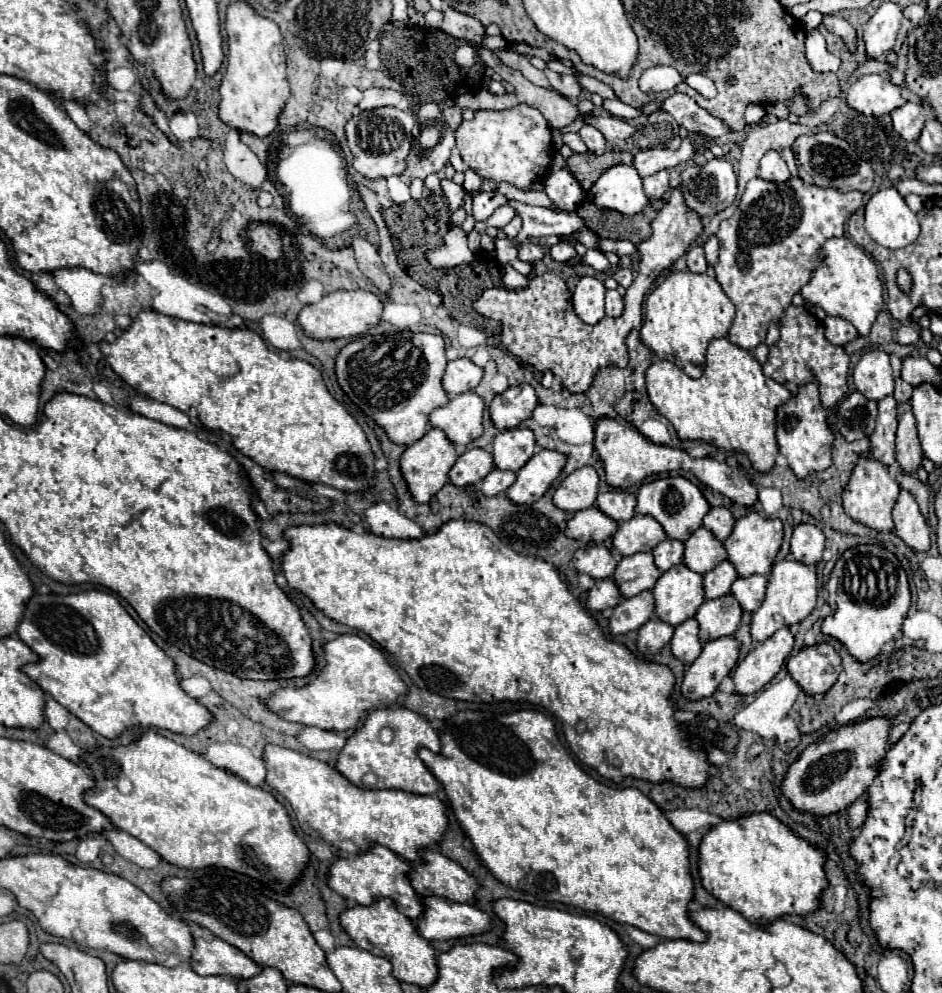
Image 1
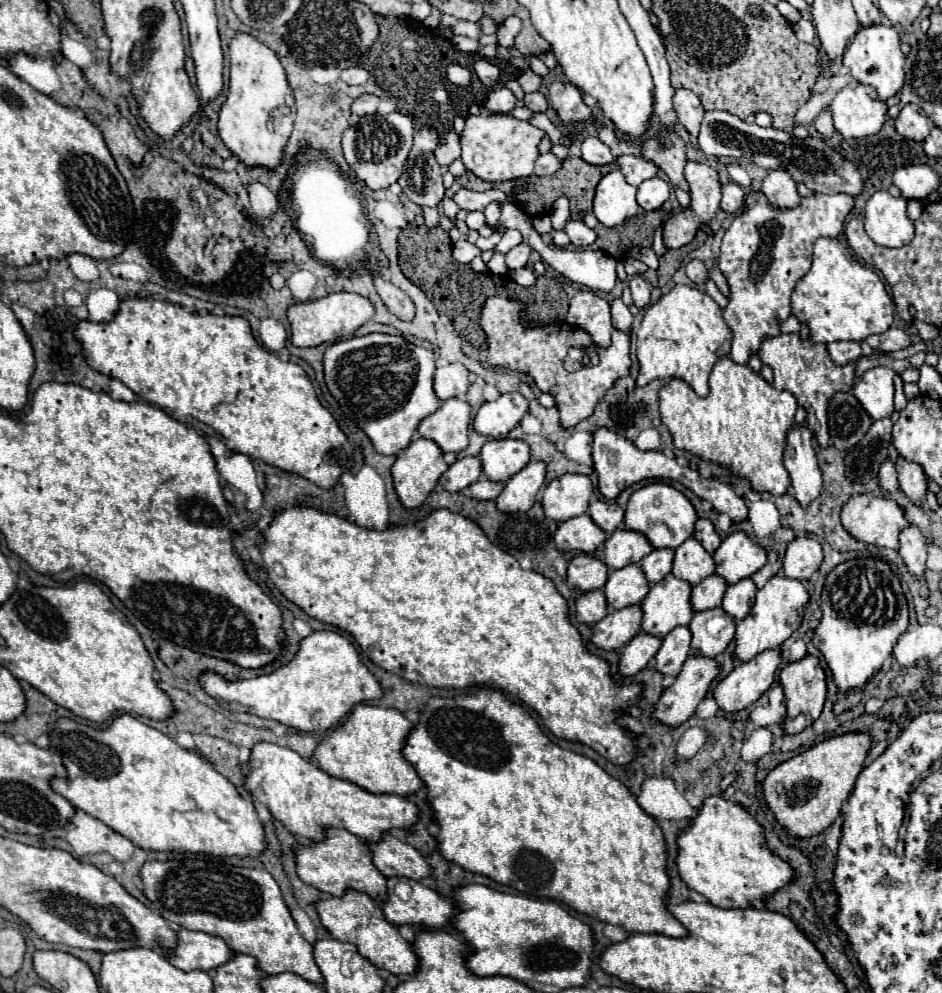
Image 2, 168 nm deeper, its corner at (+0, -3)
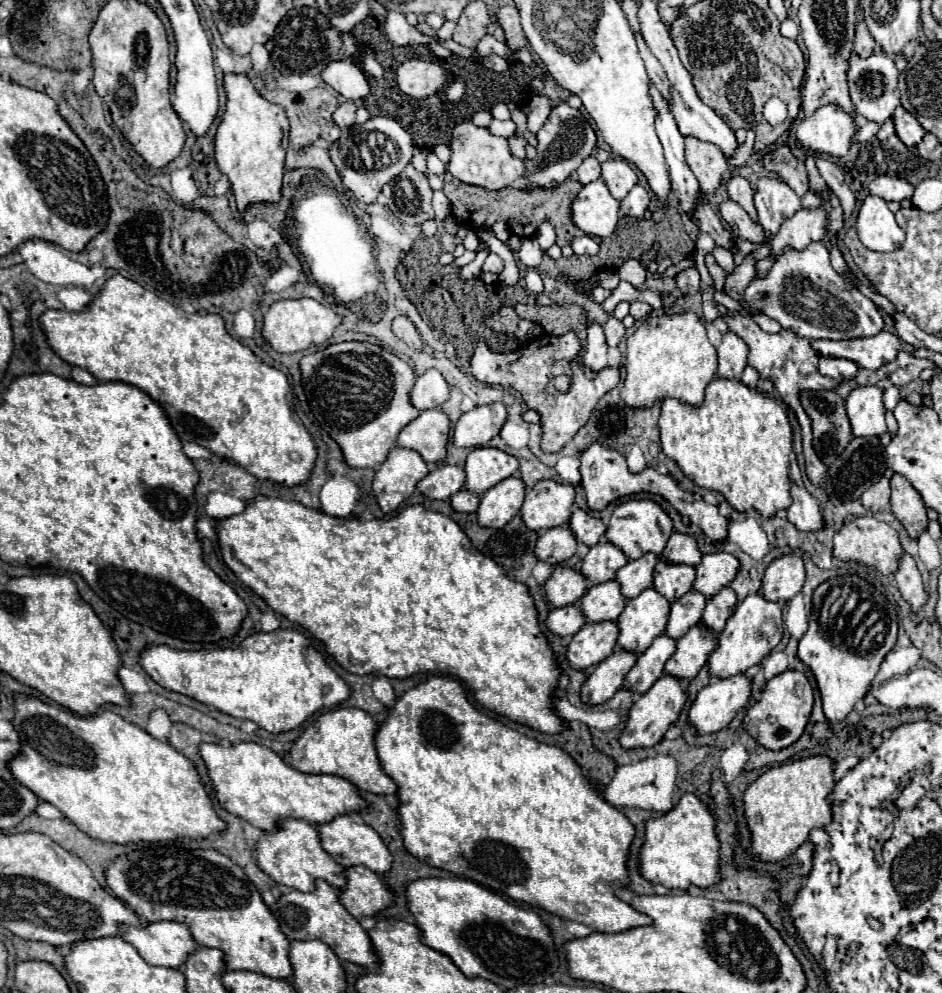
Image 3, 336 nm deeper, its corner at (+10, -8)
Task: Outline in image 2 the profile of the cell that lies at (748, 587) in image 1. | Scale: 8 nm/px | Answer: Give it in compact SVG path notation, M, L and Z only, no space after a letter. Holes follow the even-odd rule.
M742 579L726 589L724 599L722 599L722 609L734 621L740 621L748 615L752 603L754 603L754 595L756 595L756 585L750 579Z

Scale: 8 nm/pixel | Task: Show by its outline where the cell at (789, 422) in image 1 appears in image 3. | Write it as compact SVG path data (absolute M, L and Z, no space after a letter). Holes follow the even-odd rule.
M792 482L790 484L790 494L792 494L792 506L786 510L788 520L804 532L814 532L818 528L822 528L822 516L818 510L818 502L816 498L800 484Z

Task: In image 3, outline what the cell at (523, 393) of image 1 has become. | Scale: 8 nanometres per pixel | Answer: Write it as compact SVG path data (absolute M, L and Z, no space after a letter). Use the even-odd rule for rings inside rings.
M500 402L476 406L474 410L460 416L454 428L454 444L464 448L486 446L496 434L500 434L500 428L504 426L506 416L508 416L508 410Z

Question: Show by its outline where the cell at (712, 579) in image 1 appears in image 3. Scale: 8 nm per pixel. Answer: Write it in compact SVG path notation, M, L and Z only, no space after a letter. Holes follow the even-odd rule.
M696 590L686 592L680 600L676 600L672 604L668 626L666 626L666 634L670 638L674 638L674 640L684 636L690 626L700 622L706 602L708 602L708 598L704 594L700 594L700 592L696 592Z

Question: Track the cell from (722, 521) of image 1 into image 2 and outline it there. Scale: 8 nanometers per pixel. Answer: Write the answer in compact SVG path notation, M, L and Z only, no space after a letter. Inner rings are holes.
M698 519L698 521L696 521L692 537L698 539L708 553L714 553L716 547L720 545L720 537L718 537L714 525L712 525L708 519Z

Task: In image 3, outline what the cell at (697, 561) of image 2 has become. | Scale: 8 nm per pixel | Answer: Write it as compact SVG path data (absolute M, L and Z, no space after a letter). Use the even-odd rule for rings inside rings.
M660 560L654 572L654 584L660 594L664 594L670 602L676 602L688 590L692 590L696 568L688 564L668 564L668 560Z

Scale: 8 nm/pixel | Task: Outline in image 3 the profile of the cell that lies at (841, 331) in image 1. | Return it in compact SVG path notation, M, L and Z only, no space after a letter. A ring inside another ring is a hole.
M822 356L820 364L818 364L818 372L824 376L830 376L838 382L846 380L846 378L854 378L858 370L858 364L846 358L830 358L830 356Z

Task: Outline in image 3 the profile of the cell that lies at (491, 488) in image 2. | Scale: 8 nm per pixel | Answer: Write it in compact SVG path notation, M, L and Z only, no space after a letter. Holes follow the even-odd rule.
M462 488L450 498L450 502L456 512L476 512L480 506L480 494L474 494L468 488Z

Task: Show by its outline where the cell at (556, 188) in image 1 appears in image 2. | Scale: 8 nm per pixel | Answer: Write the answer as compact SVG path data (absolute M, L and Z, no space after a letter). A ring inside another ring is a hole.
M558 197L558 199L554 201L552 213L550 213L552 227L554 227L556 231L562 231L568 219L570 219L570 205L568 205L568 199L562 199L562 197Z

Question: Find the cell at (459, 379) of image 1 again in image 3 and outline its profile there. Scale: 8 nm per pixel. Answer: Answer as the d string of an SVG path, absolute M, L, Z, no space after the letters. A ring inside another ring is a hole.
M426 370L416 378L412 388L412 404L418 410L428 410L444 404L450 398L450 386L438 370Z

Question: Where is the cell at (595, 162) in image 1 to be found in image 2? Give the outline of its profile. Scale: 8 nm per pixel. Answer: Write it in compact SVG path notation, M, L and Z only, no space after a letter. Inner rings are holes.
M572 157L572 159L564 159L562 167L560 167L554 175L550 175L550 177L530 175L530 177L526 177L526 179L504 181L504 183L496 183L496 185L494 185L494 183L490 183L490 181L478 179L474 173L466 171L466 173L464 173L462 177L458 177L456 181L458 181L464 189L470 189L470 191L486 191L486 189L490 189L490 187L498 187L498 189L502 189L504 193L514 195L514 201L518 203L518 207L520 207L528 217L532 217L532 219L534 219L534 217L542 217L544 213L550 213L552 203L554 203L560 195L564 195L564 197L570 199L570 219L582 221L584 215L592 211L592 199L594 199L594 191L596 191L598 181L600 181L606 173L610 173L610 171L614 171L614 169L618 169L616 163L612 163L612 165L602 165L602 167L594 167L594 165L586 163L586 161L582 161L580 157Z

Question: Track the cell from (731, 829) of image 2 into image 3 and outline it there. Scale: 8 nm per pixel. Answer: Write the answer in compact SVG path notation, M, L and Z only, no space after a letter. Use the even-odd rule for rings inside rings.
M684 794L680 802L664 816L646 822L646 842L640 850L640 870L646 880L652 884L662 884L672 890L688 890L692 886L696 888L708 888L722 880L720 874L720 840L716 836L716 820L712 810L694 794Z

